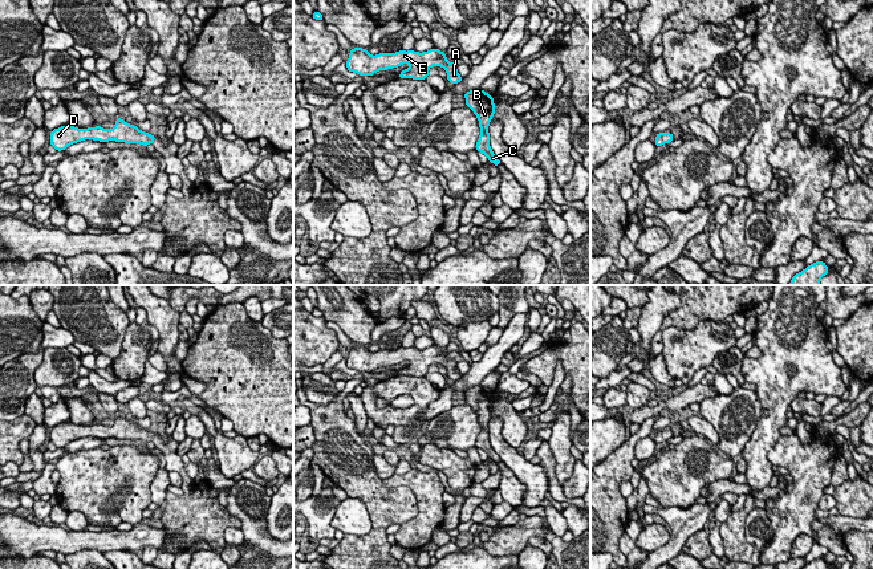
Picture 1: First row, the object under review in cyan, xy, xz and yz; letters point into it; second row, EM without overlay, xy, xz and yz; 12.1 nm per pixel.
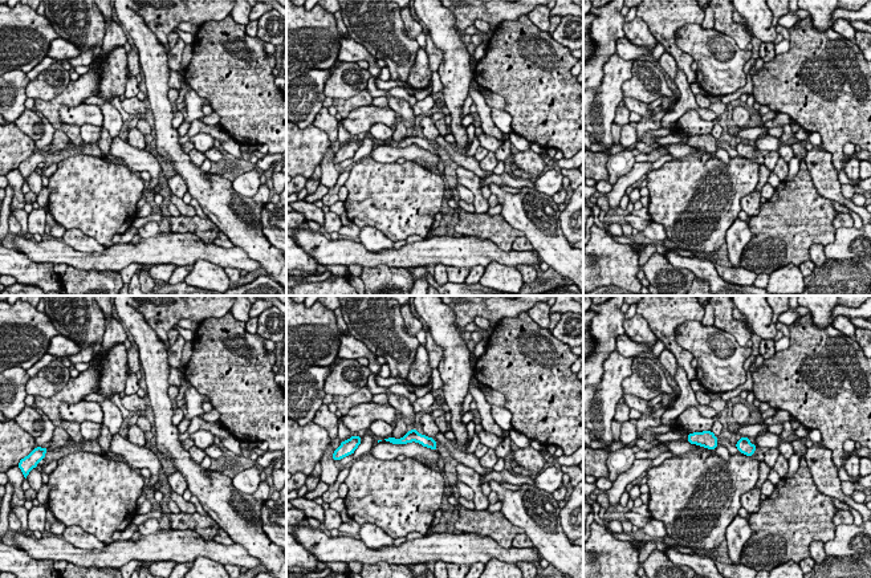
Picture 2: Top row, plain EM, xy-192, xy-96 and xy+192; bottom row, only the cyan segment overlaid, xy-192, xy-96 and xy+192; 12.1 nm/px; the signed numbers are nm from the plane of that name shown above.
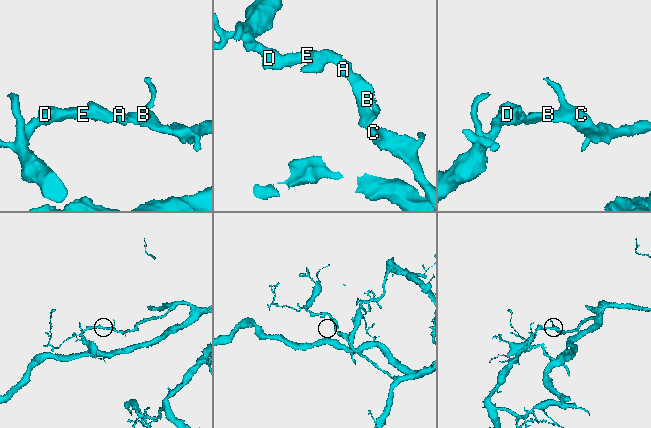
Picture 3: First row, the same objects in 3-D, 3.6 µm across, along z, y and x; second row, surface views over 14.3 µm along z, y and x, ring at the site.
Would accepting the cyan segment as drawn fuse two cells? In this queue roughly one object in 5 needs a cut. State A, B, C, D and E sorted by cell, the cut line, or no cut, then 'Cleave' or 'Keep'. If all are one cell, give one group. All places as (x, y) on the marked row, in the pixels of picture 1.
Groups: A B C D E. No split. Keep

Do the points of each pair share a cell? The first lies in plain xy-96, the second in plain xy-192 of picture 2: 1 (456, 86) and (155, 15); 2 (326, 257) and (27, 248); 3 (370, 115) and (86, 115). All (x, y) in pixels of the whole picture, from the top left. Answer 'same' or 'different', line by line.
1: different
2: same
3: same

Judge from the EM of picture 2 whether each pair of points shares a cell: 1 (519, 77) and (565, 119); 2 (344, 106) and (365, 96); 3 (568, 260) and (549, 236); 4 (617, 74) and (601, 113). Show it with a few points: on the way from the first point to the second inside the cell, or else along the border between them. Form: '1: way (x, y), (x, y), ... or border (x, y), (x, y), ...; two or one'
1: way (530, 89), (553, 109); one
2: way (349, 104), (359, 100); one
3: way (562, 255), (549, 241); one
4: way (611, 84), (610, 93), (602, 104); one

